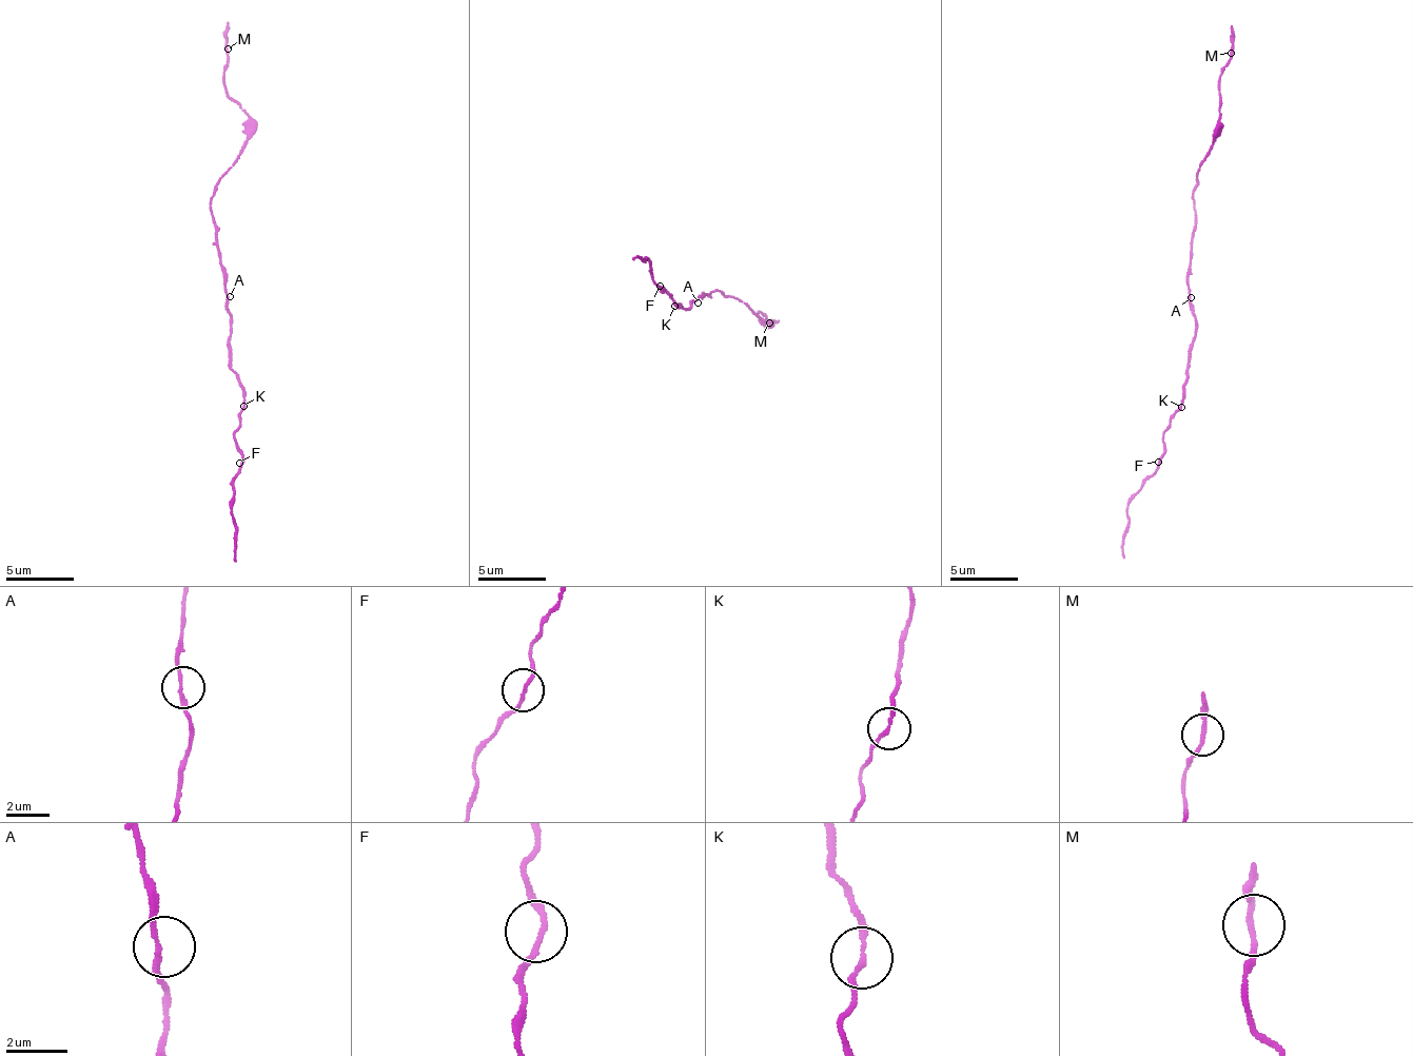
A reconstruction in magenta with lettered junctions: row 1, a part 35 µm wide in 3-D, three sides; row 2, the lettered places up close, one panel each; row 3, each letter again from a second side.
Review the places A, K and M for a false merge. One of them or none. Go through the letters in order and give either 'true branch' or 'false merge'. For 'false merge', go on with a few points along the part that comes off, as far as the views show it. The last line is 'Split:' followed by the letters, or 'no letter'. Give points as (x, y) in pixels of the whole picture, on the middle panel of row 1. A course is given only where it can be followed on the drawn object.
A: true branch
K: true branch
M: true branch
Split: no letter

